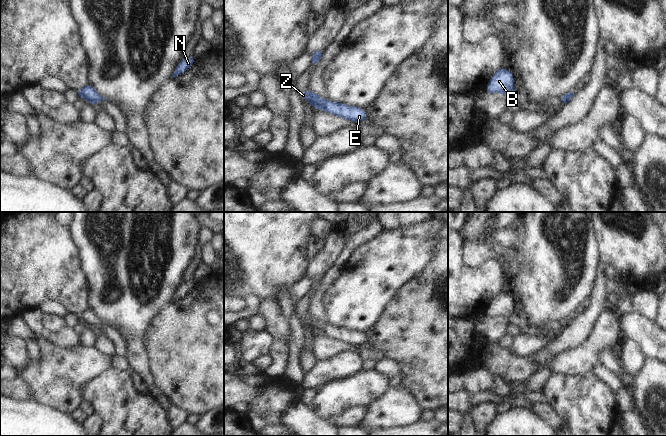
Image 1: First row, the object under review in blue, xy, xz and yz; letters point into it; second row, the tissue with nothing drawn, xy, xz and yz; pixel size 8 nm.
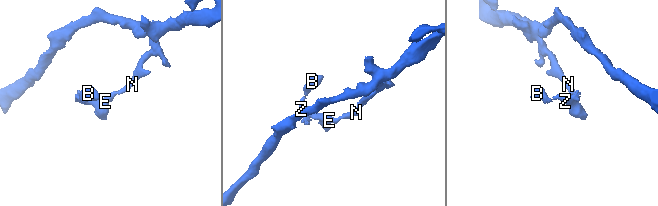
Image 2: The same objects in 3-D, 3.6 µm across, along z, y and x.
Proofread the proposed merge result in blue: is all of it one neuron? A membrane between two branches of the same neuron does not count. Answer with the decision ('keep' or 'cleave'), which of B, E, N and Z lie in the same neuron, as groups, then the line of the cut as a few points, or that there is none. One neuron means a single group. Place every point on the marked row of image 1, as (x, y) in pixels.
keep; B E N Z; no cut

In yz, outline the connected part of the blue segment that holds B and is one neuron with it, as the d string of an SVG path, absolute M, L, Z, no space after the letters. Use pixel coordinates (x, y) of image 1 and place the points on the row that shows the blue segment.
M503 66L490 78L486 88L488 93L501 93L512 97L516 94L514 90L514 77L511 71Z

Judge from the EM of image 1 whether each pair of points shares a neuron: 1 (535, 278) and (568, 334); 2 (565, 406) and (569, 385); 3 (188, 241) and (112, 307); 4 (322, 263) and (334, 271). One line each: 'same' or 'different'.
1: different
2: same
3: same
4: different

